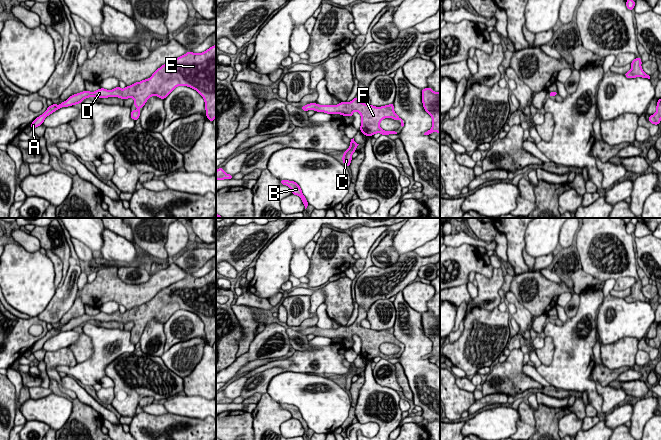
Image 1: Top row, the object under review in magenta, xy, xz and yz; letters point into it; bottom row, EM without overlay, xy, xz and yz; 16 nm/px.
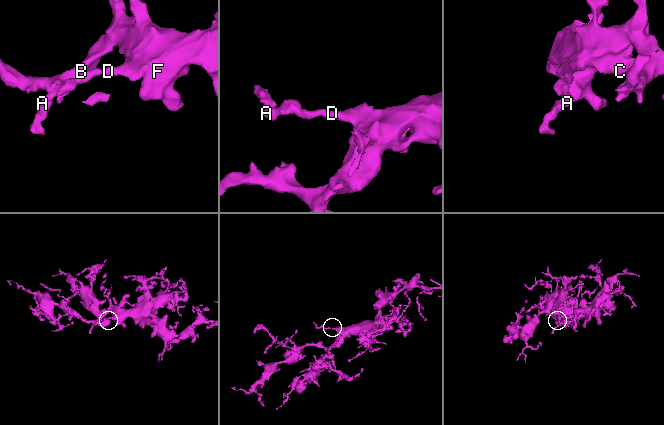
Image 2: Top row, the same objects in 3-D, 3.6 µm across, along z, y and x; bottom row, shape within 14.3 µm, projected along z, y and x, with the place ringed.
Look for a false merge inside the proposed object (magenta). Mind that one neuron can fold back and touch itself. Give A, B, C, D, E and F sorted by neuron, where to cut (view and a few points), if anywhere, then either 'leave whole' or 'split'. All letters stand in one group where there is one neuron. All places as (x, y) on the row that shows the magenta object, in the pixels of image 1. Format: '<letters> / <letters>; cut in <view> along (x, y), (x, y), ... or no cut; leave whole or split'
A B C D E F; no cut; leave whole

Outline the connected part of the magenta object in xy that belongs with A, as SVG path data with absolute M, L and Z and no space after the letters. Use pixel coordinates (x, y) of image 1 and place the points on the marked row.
M216 45L202 53L186 54L162 65L152 75L140 82L121 89L119 86L107 90L100 88L97 91L83 92L71 95L60 105L52 104L47 110L37 117L30 125L32 129L43 124L45 118L62 107L80 104L89 97L118 97L123 100L132 97L137 110L131 110L130 117L137 120L141 108L151 96L165 99L176 87L187 86L196 90L205 101L206 117L213 122L216 118Z

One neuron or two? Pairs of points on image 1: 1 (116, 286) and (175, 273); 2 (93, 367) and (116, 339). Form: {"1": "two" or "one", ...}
{"1": "one", "2": "one"}

